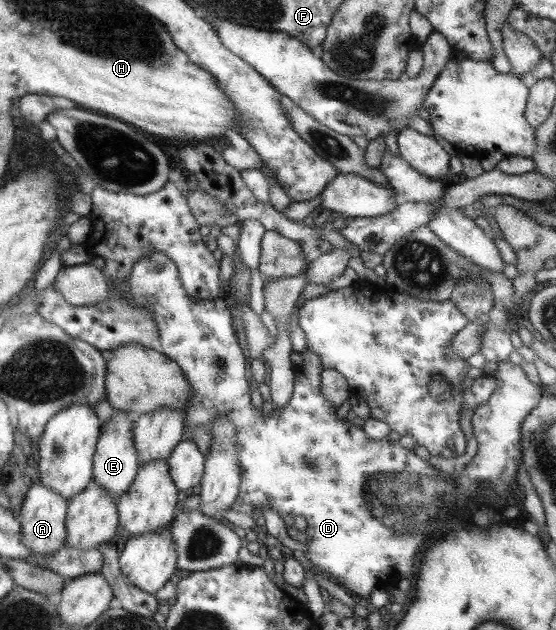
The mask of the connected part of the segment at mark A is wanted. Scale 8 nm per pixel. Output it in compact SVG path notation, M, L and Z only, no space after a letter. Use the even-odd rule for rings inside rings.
M40 481L32 483L22 501L21 511L18 511L17 520L20 523L22 543L34 557L52 555L52 551L62 546L66 539L64 520L66 520L67 502L55 492L44 487Z

